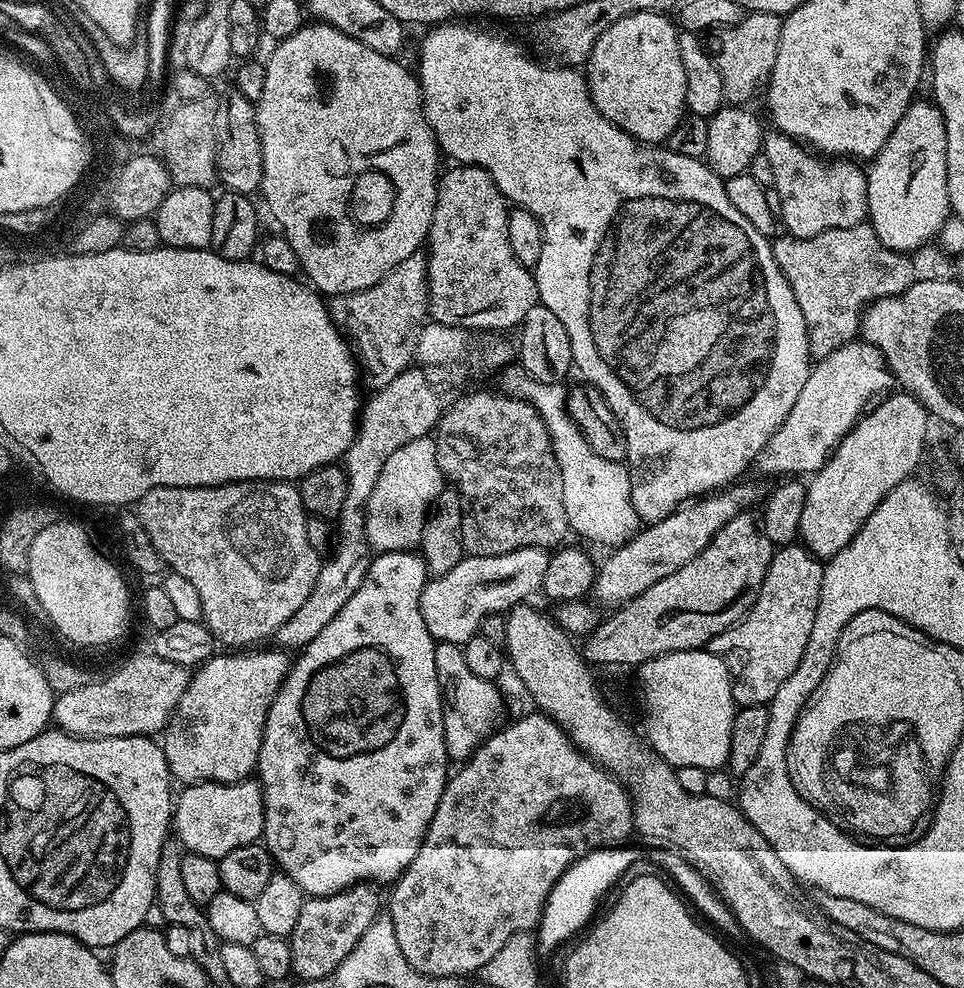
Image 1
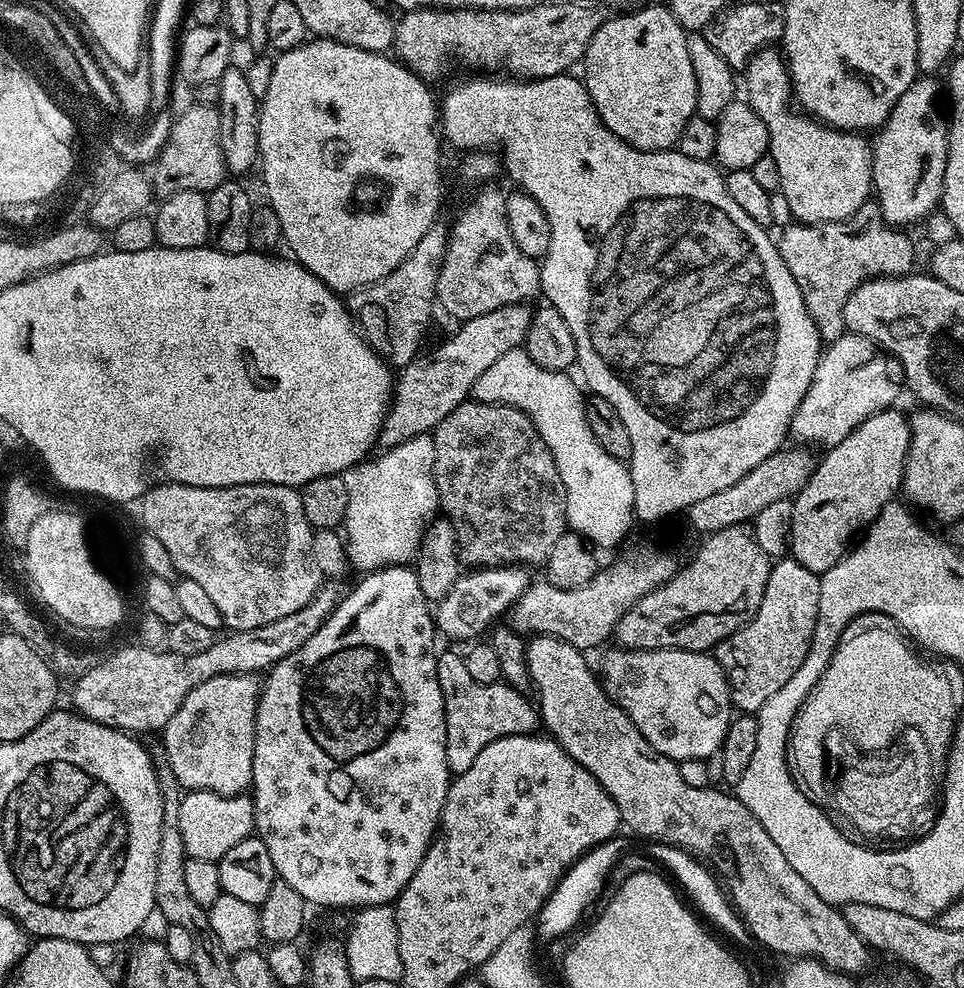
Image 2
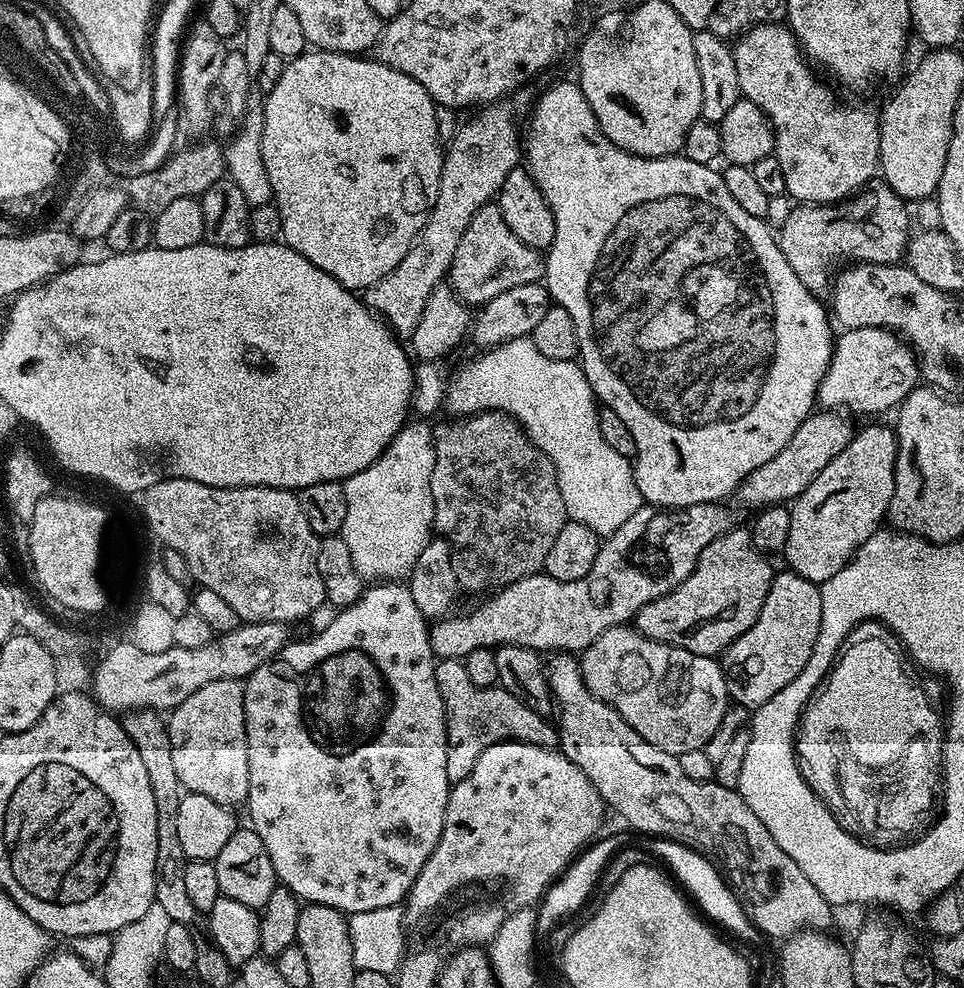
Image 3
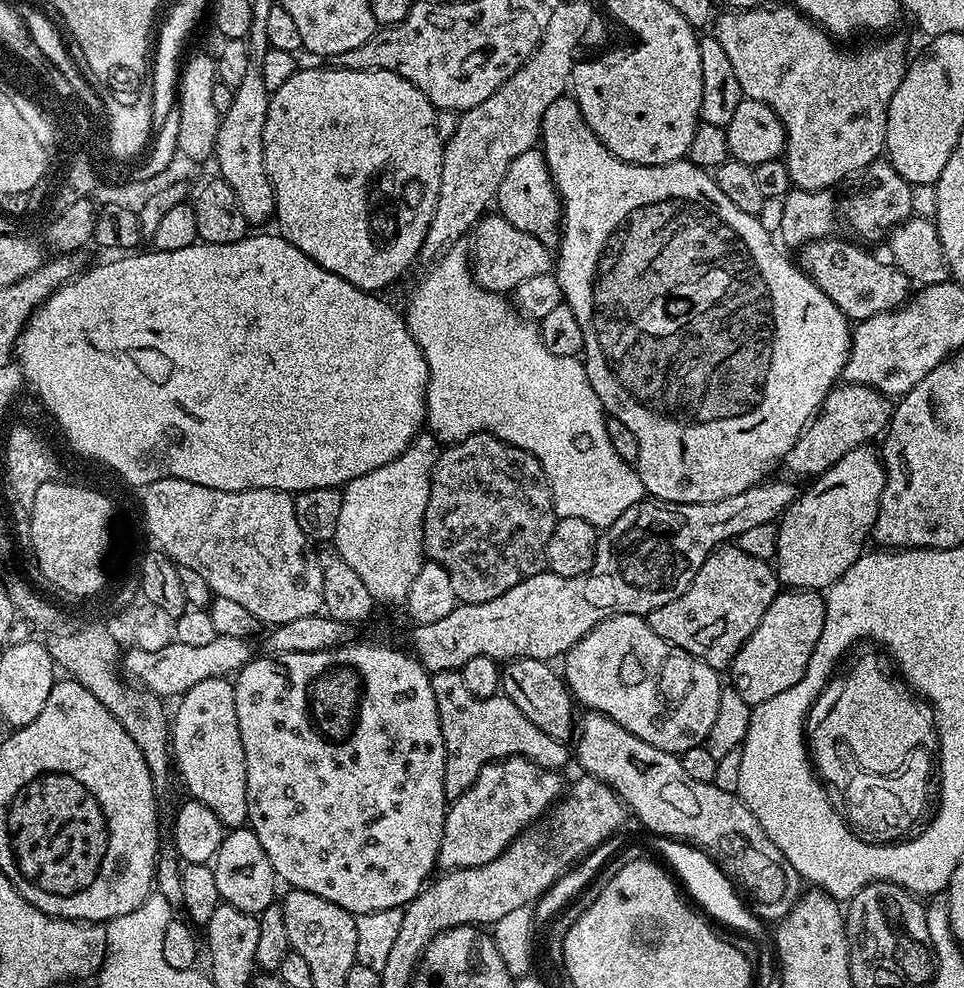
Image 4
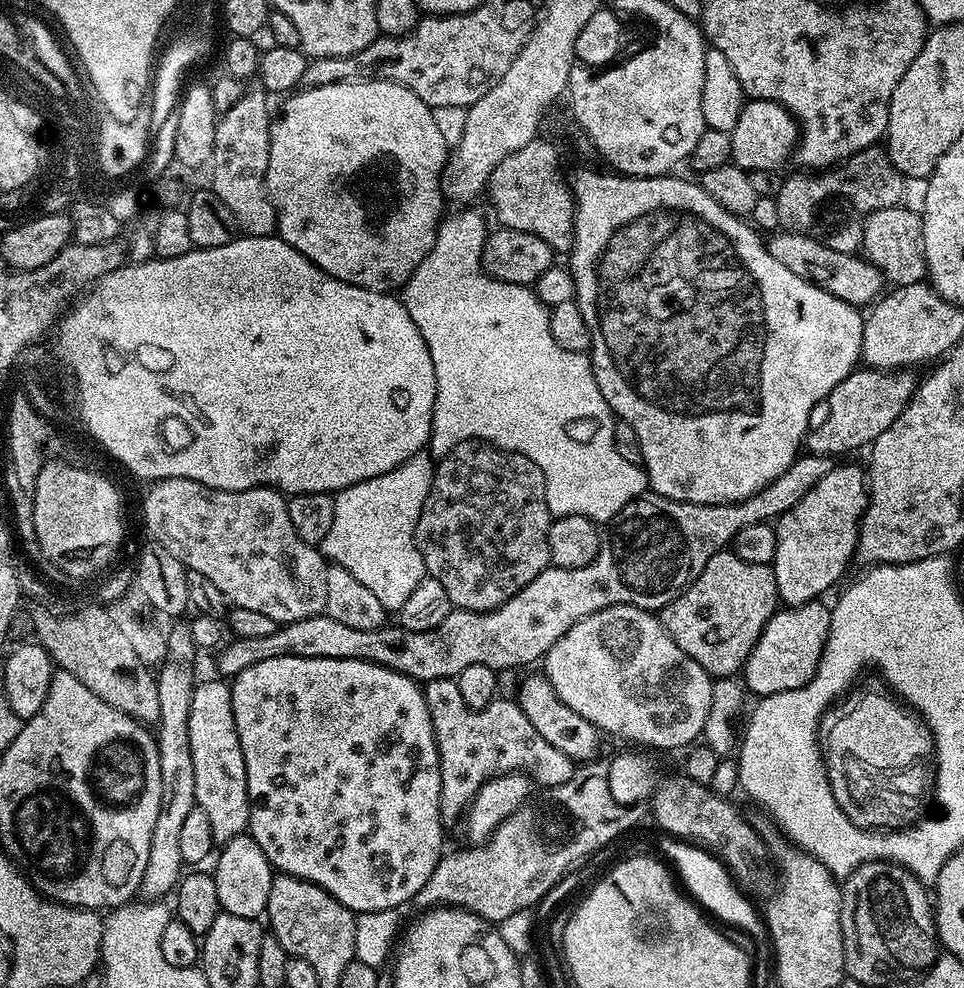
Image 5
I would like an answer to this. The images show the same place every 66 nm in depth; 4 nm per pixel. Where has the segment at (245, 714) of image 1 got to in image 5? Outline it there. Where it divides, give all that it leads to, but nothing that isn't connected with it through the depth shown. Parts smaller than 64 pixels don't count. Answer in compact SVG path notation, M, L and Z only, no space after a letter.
M223 679L204 680L195 685L190 702L188 733L190 758L194 758L194 790L196 802L210 818L213 841L223 846L248 831L248 783L246 762L234 726L232 689Z

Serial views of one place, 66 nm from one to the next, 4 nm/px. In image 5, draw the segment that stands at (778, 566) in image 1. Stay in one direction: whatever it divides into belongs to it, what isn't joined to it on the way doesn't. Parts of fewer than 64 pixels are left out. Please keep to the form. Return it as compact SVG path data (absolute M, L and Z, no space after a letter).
M823 599L811 600L805 604L784 606L775 612L766 622L754 650L750 650L748 661L742 669L742 684L753 697L759 698L770 694L782 694L782 690L798 690L798 686L806 686L810 678L818 670L818 662L822 658L822 650L826 646L826 638L830 634L831 607Z

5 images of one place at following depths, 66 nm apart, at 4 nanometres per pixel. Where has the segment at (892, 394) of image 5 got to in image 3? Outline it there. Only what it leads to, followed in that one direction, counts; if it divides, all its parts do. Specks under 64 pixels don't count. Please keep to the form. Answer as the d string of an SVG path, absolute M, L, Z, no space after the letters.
M816 410L805 418L798 430L794 430L794 438L790 438L790 442L770 458L770 462L762 462L758 470L743 480L738 489L741 502L753 508L780 506L800 496L802 490L806 490L806 486L810 486L810 482L814 482L814 478L818 478L818 474L822 474L822 470L826 470L826 466L830 466L830 462L838 458L852 440L854 427L847 420L847 415L840 414L836 410Z

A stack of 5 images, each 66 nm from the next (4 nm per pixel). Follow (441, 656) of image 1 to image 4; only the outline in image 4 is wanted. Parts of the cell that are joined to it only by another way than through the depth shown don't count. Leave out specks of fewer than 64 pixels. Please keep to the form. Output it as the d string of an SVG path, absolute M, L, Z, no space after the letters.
M457 670L433 672L431 678L444 739L444 795L449 801L459 798L481 770L495 760L525 756L530 762L553 770L564 770L568 760L570 764L569 745L538 730L538 726L534 726L508 696L497 694L483 700L470 694Z

